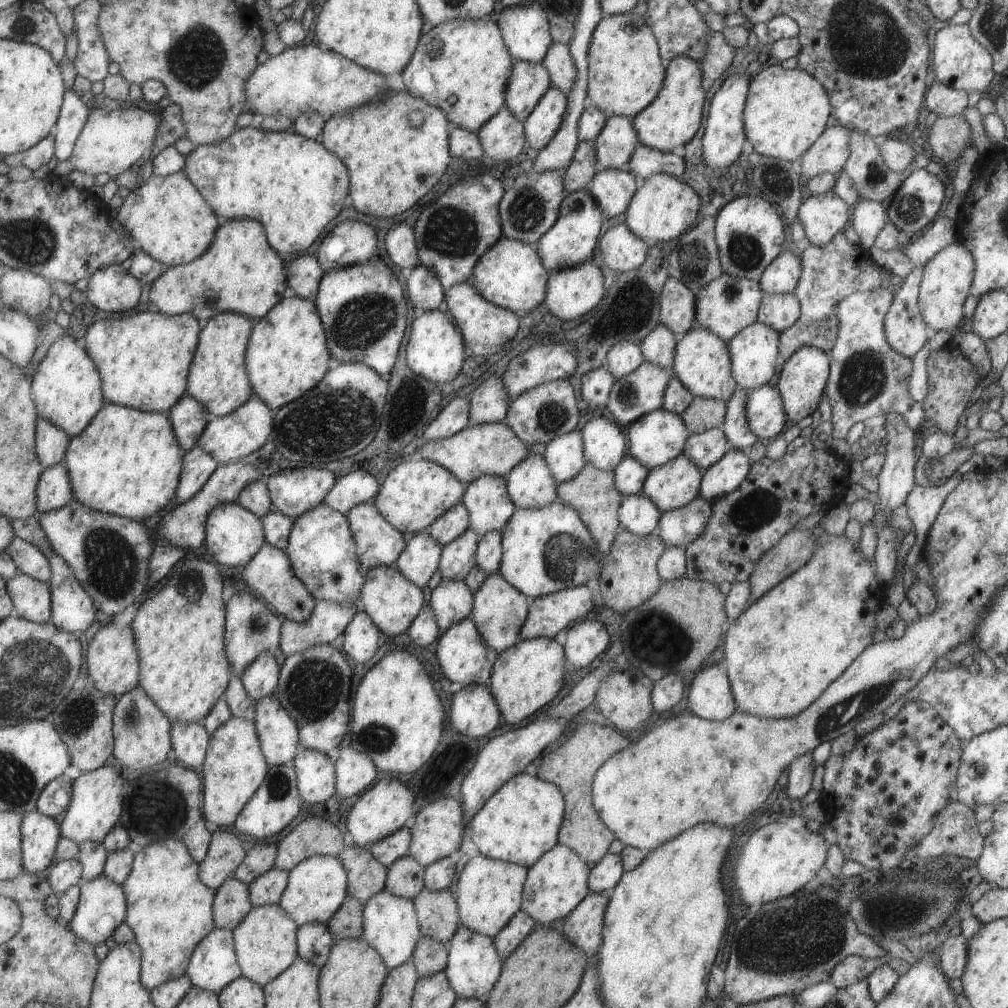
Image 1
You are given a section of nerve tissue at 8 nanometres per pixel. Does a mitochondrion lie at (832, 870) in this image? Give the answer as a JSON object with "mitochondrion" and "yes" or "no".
{"mitochondrion":"no"}

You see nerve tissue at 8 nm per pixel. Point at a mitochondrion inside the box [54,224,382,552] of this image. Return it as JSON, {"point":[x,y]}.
{"point":[343,413]}

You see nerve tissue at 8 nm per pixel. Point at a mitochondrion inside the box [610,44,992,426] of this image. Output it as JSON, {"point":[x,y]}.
{"point":[862,377]}

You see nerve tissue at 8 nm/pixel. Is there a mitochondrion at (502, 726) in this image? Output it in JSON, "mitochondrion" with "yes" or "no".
{"mitochondrion":"no"}

